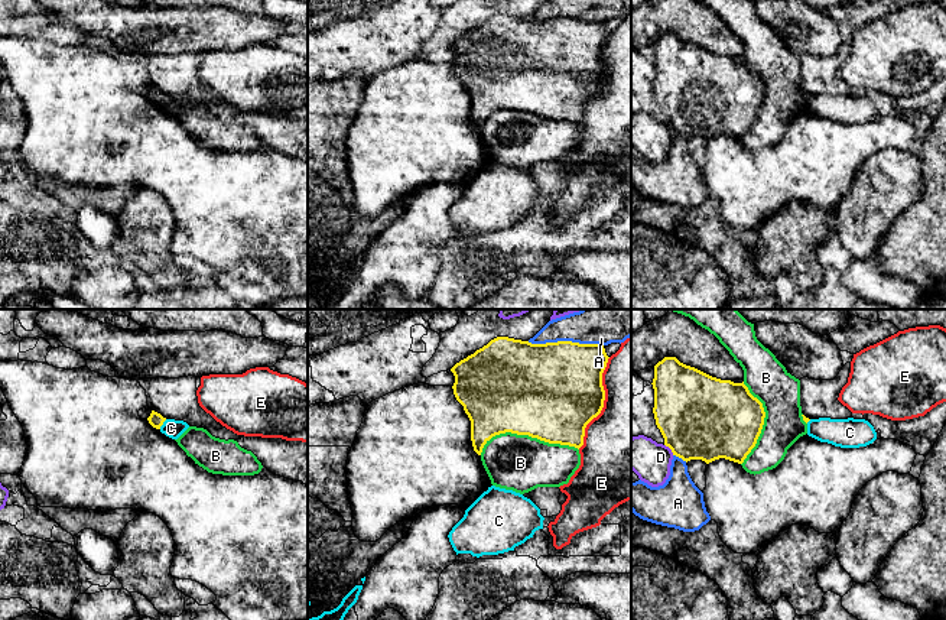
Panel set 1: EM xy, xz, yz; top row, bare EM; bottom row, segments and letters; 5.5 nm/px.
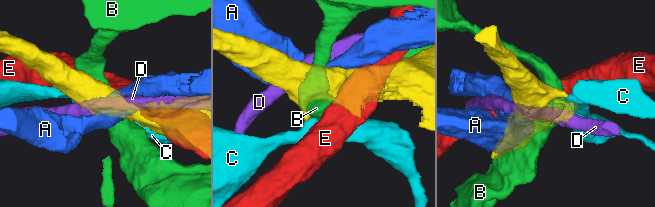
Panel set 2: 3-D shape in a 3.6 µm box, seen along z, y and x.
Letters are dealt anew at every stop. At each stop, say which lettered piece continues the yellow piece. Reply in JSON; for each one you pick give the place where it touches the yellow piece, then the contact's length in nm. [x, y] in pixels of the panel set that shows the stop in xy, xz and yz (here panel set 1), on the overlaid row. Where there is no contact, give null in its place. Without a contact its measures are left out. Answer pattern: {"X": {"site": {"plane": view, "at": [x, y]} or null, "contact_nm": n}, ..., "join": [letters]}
{"join": []}

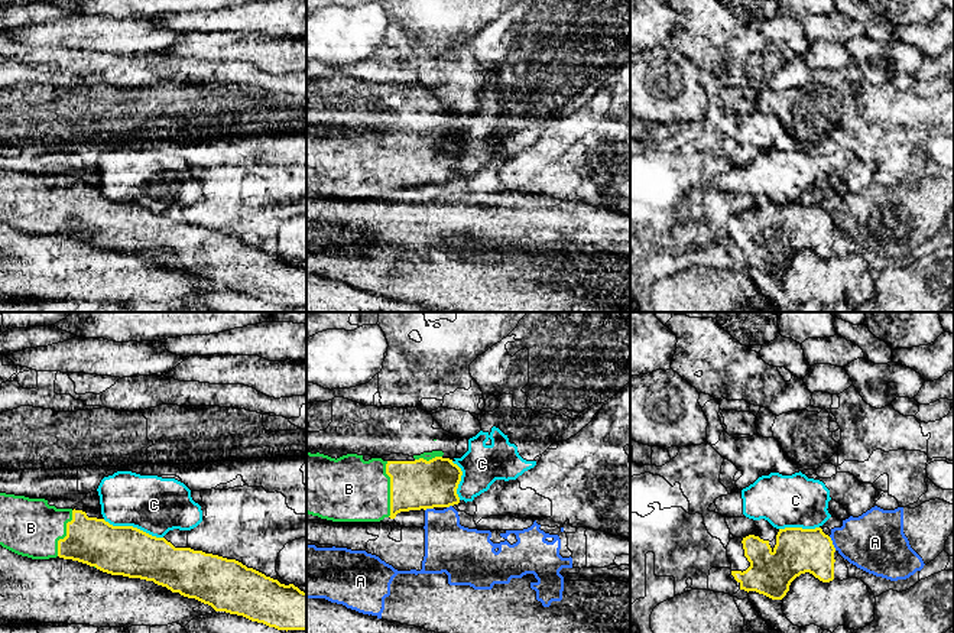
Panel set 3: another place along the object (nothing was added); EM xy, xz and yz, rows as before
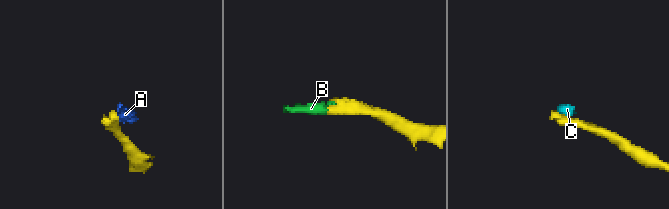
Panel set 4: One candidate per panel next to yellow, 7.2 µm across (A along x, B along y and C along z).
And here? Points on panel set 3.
{"B": {"site": {"plane": "xz", "at": [390, 489]}, "contact_nm": 320}, "join": ["B"]}

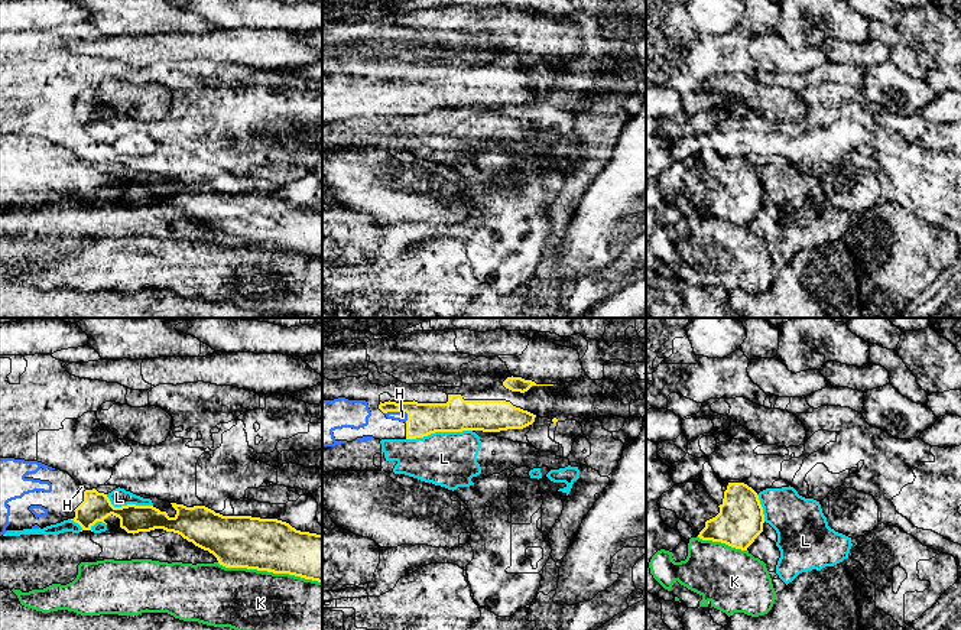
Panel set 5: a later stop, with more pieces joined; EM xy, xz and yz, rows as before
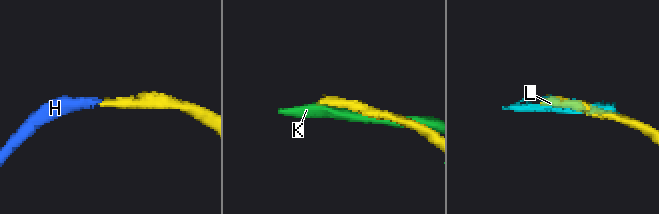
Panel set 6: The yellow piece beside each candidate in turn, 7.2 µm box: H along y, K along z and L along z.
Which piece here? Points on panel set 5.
{"H": {"site": {"plane": "xz", "at": [399, 411]}, "contact_nm": 140}, "join": ["H"]}

